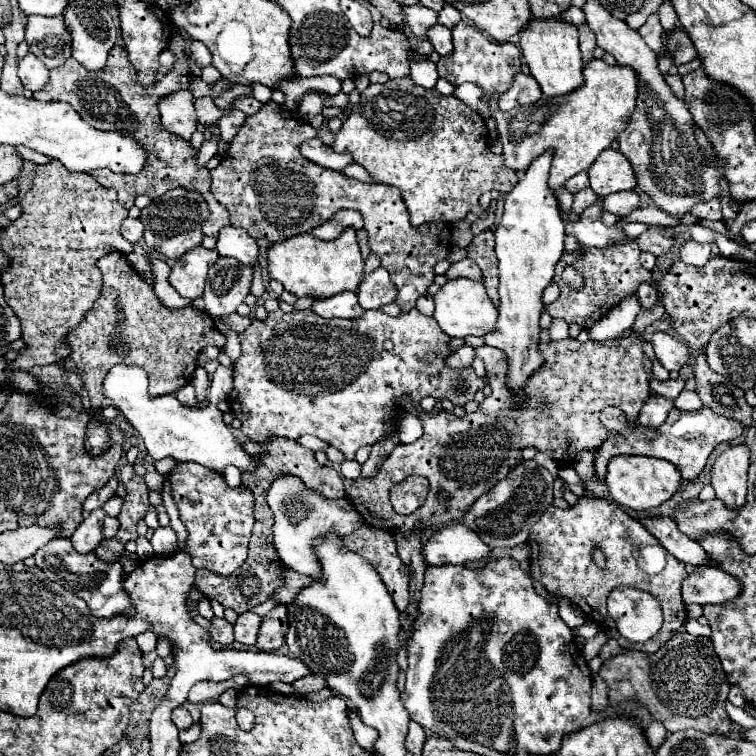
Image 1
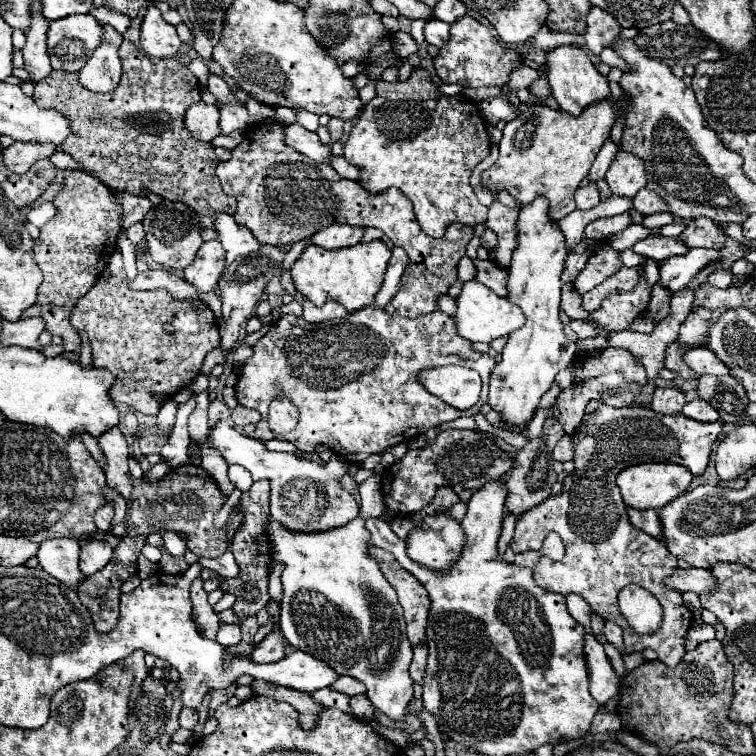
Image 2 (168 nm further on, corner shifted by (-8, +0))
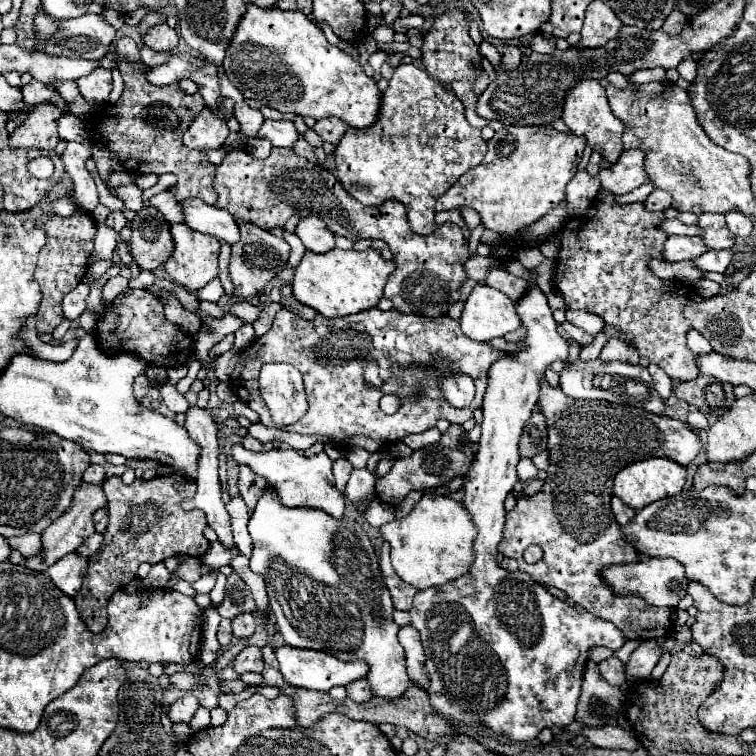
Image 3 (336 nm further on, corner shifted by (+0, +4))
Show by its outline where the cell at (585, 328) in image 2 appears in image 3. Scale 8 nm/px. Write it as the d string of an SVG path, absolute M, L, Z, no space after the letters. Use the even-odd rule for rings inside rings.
M567 311L567 321L581 327L589 335L597 335L603 329L603 319L595 317L595 313L583 313L583 311Z

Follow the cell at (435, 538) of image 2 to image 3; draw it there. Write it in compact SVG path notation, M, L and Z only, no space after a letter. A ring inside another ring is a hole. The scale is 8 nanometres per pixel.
M425 493L407 517L383 525L381 537L391 543L391 563L395 573L417 589L429 589L453 581L471 567L477 529L471 521L471 513L463 509L463 503L449 495Z

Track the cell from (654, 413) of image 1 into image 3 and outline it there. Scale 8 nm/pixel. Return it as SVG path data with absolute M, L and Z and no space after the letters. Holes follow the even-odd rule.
M651 363L649 367L649 373L653 377L653 387L657 389L657 393L663 397L663 399L669 399L671 393L673 393L673 381L669 379L669 375L655 363Z

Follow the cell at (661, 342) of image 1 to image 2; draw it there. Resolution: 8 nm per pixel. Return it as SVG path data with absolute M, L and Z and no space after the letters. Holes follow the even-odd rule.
M689 347L683 351L683 363L691 367L697 375L727 375L729 369L717 359L717 355L707 347Z

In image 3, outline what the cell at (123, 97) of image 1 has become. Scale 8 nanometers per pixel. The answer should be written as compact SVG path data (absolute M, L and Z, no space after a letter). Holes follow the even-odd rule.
M117 39L117 53L125 59L135 59L135 63L119 63L119 71L125 79L123 95L115 105L109 105L109 109L103 109L99 115L91 119L93 141L103 143L109 151L115 151L121 159L121 165L125 165L125 171L133 177L145 173L175 173L179 177L177 187L173 189L177 201L199 197L205 203L213 205L217 201L217 193L213 189L215 167L207 161L205 153L197 149L187 149L181 141L183 133L189 129L195 115L201 113L201 109L205 107L205 101L199 97L199 93L181 93L177 83L167 87L151 85L143 71L145 65L139 59L139 47L133 39Z

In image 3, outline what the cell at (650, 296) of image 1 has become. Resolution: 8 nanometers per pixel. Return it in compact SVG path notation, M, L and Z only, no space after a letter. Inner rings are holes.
M709 249L709 251L703 253L701 257L693 259L693 263L695 263L701 271L719 271L719 273L725 273L725 269L727 269L727 265L731 263L731 259L733 259L735 253L737 253L737 251L733 251L733 249L723 249L723 251L713 251L713 249Z

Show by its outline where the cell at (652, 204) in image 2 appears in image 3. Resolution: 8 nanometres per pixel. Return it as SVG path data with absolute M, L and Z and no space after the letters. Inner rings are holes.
M655 189L655 191L647 197L645 207L647 207L649 211L665 211L665 209L671 207L671 201L673 201L671 193L661 191L661 189Z

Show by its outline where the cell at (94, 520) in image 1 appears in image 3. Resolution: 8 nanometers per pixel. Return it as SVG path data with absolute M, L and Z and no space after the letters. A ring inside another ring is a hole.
M71 553L71 555L59 559L55 565L51 565L47 575L55 583L55 587L59 587L67 597L73 599L77 595L77 591L81 589L85 571L87 571L87 559Z

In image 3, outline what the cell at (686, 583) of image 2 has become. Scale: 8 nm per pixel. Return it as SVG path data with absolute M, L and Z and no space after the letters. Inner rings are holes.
M643 559L637 563L627 563L627 565L611 565L611 567L603 567L599 571L599 575L603 577L603 581L607 583L607 587L611 591L615 591L615 595L637 595L643 597L643 601L647 601L649 605L655 607L677 607L681 595L683 595L683 585L687 585L687 579L683 575L683 565L679 565L675 559Z

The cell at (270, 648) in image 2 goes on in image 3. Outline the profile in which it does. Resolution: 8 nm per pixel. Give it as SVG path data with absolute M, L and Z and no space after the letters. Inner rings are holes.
M245 647L235 659L233 659L233 669L237 675L243 675L247 671L263 671L263 659L261 659L261 649L259 647Z

